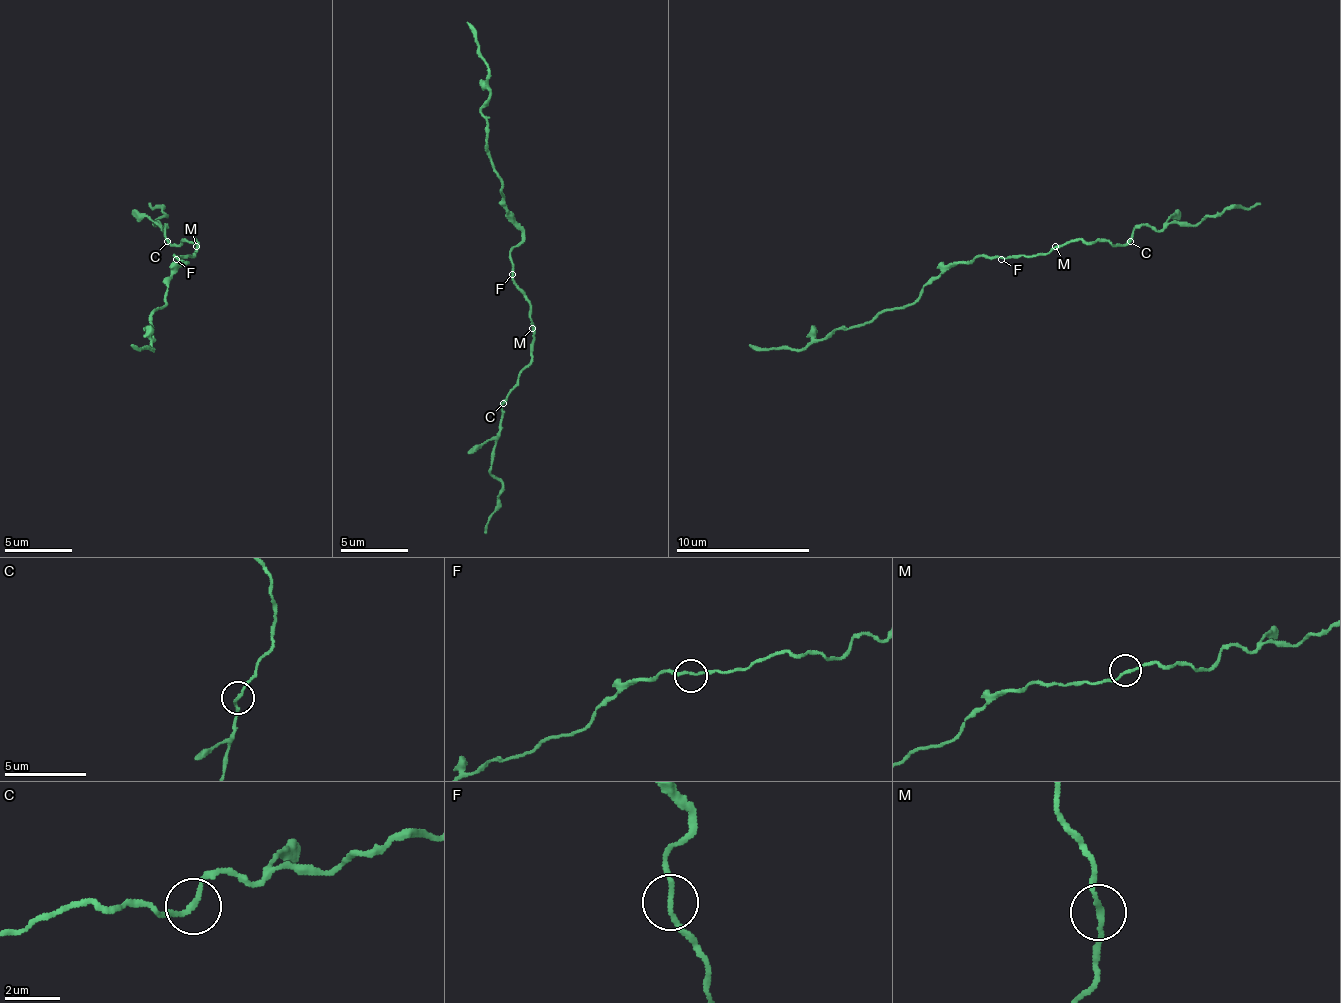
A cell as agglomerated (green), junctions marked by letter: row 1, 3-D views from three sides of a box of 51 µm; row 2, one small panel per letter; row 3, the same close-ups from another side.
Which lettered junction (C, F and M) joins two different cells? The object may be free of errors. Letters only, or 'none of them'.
none of them

